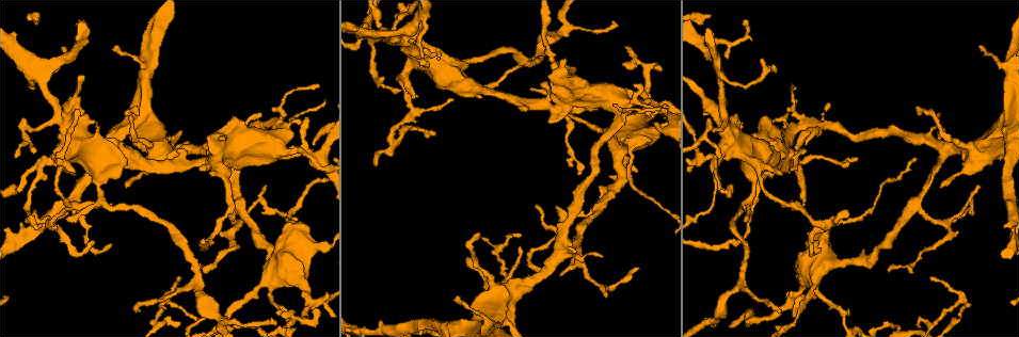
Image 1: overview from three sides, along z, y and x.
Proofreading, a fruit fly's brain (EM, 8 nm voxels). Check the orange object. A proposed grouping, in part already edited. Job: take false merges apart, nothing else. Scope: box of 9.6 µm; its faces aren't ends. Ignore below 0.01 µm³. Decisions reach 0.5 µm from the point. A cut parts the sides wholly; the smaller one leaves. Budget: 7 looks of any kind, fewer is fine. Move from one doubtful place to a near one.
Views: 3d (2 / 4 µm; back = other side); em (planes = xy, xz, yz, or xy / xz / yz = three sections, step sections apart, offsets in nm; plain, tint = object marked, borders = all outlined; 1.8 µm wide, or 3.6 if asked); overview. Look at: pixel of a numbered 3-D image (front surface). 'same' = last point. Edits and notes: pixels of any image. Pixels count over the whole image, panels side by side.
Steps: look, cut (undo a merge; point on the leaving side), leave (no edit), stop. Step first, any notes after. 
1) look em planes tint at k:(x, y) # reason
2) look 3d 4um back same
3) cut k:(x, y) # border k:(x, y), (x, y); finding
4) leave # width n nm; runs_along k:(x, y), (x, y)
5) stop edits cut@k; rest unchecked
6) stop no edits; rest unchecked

look 3d 4um at 1:(50, 160) # thin arm on a thick one

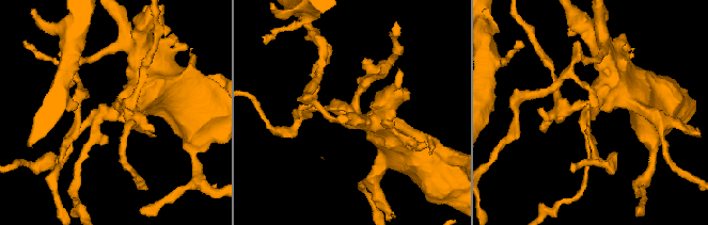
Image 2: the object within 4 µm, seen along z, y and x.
look em planes tint at 2:(588, 106)

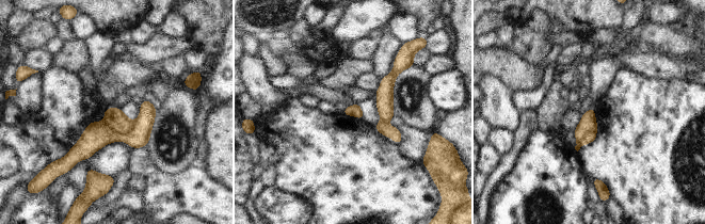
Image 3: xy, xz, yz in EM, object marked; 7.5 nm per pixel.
cut 3:(97, 134) # border 3:(134, 121), (125, 131), (102, 122); two neurons meet here

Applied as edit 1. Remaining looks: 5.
look em planes tint at 1:(553, 260)

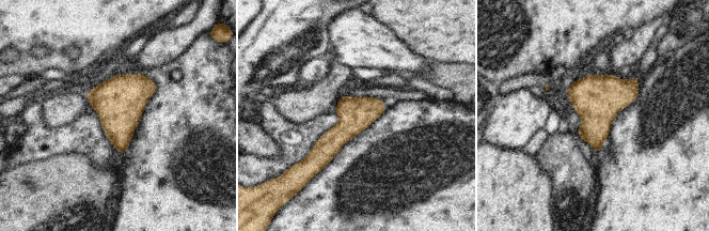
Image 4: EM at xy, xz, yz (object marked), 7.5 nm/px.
leave # runs_along 4:(379, 103), (364, 110), (316, 164); continuous, no second neuron

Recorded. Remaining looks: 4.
look em 3.6um yz step 4 tint at 1:(617, 139) # thin arm on a thick one

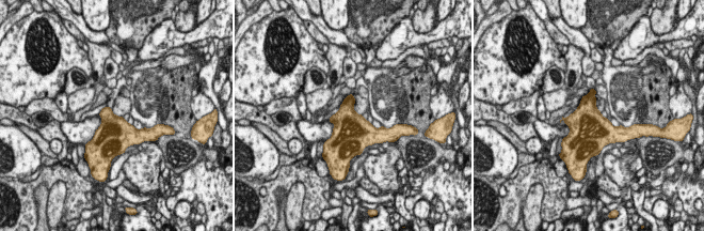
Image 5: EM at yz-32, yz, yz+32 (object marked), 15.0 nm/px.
look em 3.6um planes tint same

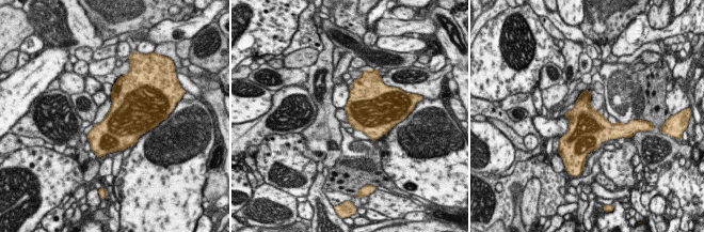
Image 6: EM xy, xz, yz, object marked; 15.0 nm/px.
leave # one neuron here

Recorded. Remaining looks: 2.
stop edits cut@3; rest unchecked

